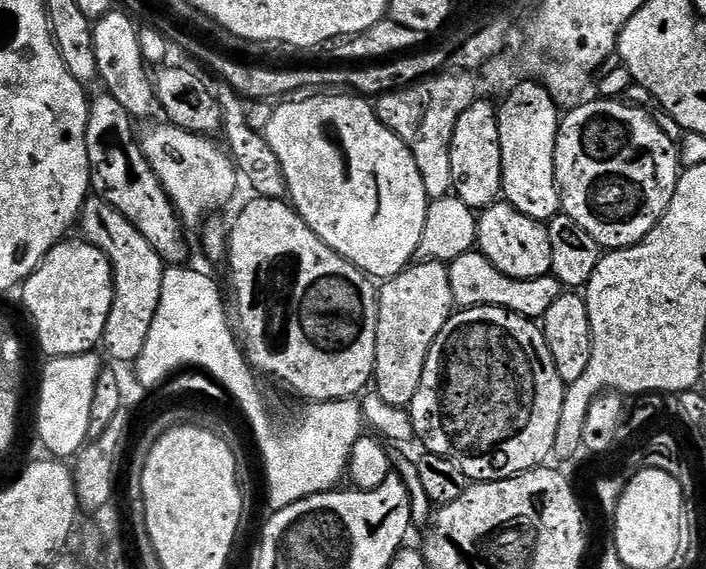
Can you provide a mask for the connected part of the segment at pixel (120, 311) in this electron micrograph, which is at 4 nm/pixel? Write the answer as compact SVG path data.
M93 195L84 201L78 228L84 231L81 232L83 239L97 244L106 254L106 258L110 258L112 267L114 302L110 318L106 318L102 348L117 360L115 361L117 365L131 365L138 358L138 354L144 352L146 338L150 338L150 325L154 322L154 314L158 314L158 298L162 298L162 278L166 267L164 259L156 253L154 246L150 246L150 242L146 242L146 238L142 238L142 234L138 234L138 230L134 230L134 226L130 226L130 222L126 222L126 218L122 218L122 214L118 214L118 210L114 210L114 206L110 206L110 202L106 202L98 195Z

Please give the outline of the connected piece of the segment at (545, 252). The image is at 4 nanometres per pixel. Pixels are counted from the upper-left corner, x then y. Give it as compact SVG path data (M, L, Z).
M497 202L485 208L478 216L478 250L502 274L515 280L529 280L549 275L552 270L550 258L550 234L545 221L526 218L507 202Z

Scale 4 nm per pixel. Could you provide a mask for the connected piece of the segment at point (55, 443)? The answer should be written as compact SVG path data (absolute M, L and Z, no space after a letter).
M90 351L81 356L58 356L49 359L44 368L44 377L40 380L40 405L36 408L36 432L48 451L45 453L53 457L75 457L88 440L90 405L94 403L94 386L102 367L102 361L96 355L95 351Z

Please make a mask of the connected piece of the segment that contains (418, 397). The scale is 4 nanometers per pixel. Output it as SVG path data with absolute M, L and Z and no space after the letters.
M465 308L463 310L453 311L452 317L446 322L446 326L442 326L442 330L438 334L438 338L434 338L434 346L430 346L430 354L426 358L426 366L422 370L422 382L418 386L418 394L414 394L410 405L410 415L412 417L412 431L415 439L424 443L423 451L433 456L441 456L450 462L454 462L454 466L458 466L458 470L462 470L462 474L466 474L469 482L487 482L489 480L509 480L515 476L520 476L523 472L531 472L533 468L539 468L545 463L544 460L549 455L553 455L556 447L556 435L558 434L558 422L562 418L562 402L564 401L564 389L566 385L562 382L562 378L558 374L558 370L554 366L554 358L550 354L550 346L544 337L543 327L537 321L529 320L527 316L519 316L513 312L507 312L505 308Z

